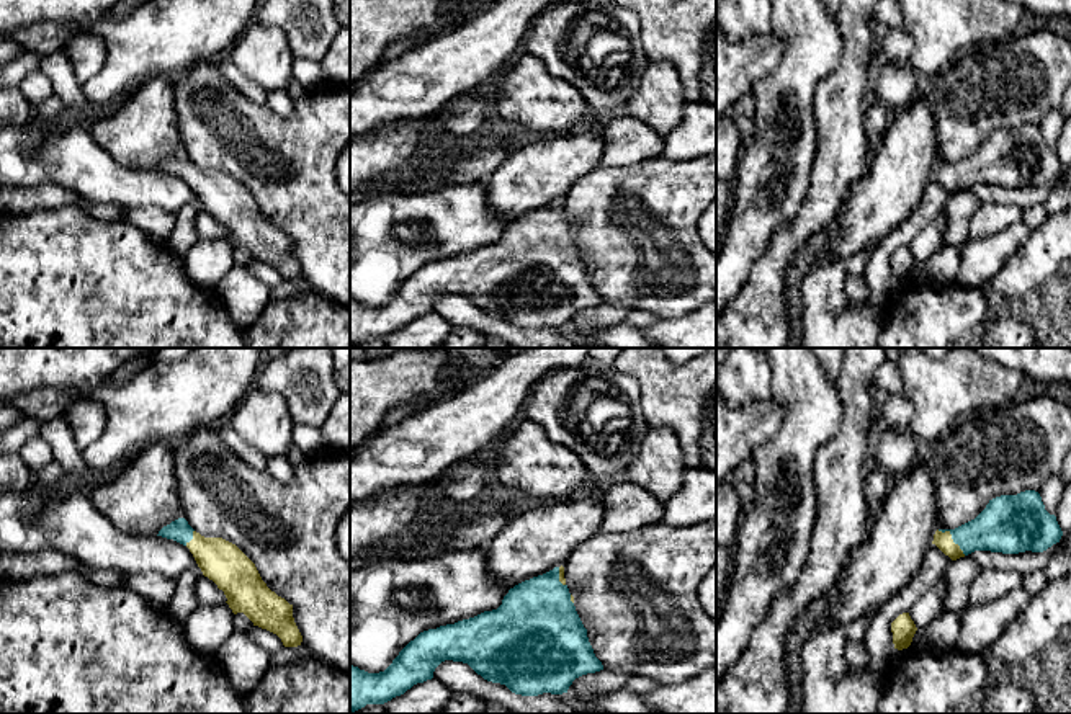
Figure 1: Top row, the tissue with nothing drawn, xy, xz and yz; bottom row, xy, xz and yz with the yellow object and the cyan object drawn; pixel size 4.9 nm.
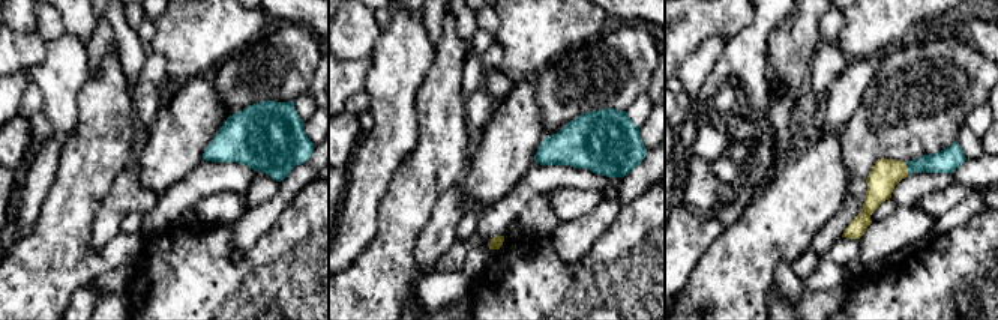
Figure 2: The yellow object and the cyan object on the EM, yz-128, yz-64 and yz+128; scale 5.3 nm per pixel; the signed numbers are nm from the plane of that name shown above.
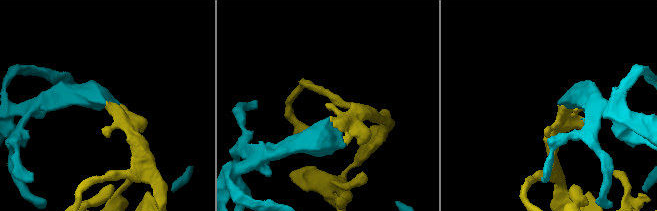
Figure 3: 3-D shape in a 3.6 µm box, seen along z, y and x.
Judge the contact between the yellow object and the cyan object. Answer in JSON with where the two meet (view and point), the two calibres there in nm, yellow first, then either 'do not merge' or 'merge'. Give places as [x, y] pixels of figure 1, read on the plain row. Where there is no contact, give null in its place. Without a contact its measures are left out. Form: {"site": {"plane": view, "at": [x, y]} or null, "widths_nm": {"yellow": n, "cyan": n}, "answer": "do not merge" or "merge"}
{"site": {"plane": "yz", "at": [950, 172]}, "widths_nm": {"yellow": 90, "cyan": 240}, "answer": "merge"}

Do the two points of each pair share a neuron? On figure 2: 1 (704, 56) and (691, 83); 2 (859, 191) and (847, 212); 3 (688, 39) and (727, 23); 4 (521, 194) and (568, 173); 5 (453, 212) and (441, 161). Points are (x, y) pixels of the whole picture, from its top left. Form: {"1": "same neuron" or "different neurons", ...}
{"1": "same neuron", "2": "same neuron", "3": "same neuron", "4": "same neuron", "5": "different neurons"}

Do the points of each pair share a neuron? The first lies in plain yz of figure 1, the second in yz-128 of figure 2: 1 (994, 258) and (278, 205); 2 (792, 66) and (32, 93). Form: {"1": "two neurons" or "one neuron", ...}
{"1": "one neuron", "2": "two neurons"}

